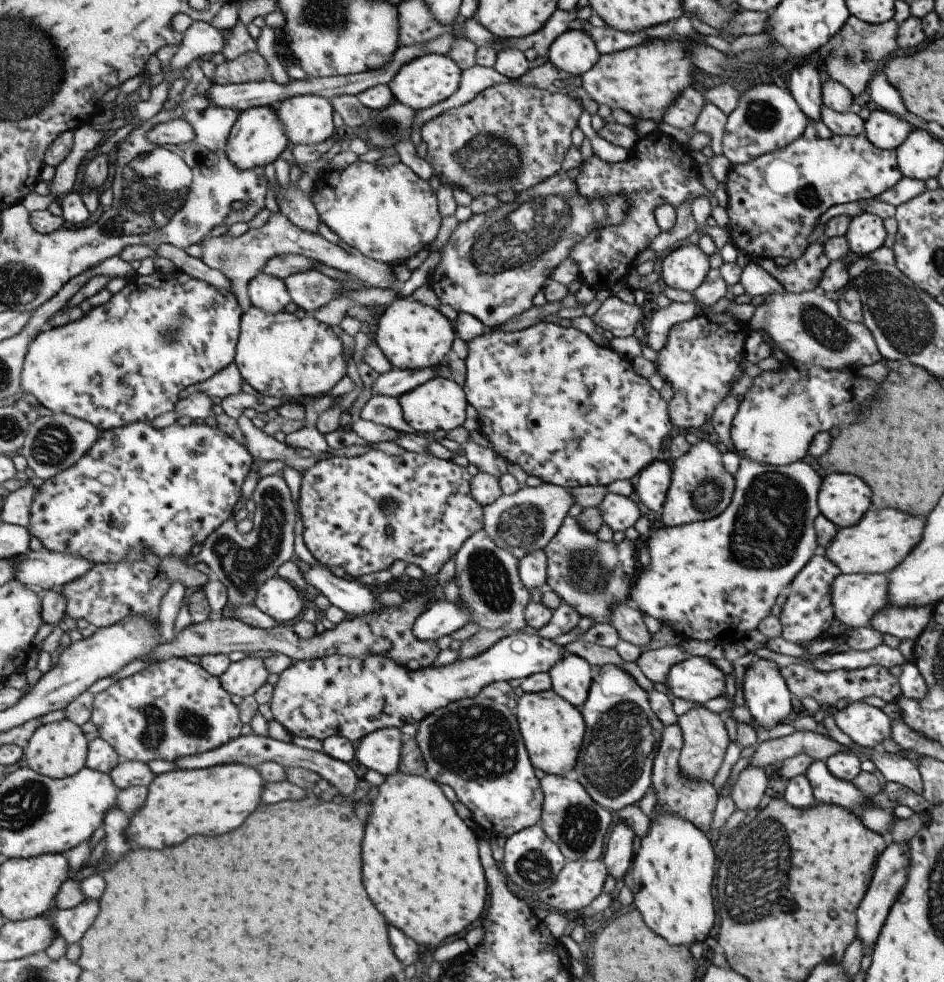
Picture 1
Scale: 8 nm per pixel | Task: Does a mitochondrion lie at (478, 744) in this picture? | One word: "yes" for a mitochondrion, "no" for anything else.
yes

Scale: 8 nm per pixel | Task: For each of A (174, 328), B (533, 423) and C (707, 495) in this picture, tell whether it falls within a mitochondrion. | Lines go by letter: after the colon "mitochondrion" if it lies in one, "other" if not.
A: mitochondrion
B: other
C: mitochondrion

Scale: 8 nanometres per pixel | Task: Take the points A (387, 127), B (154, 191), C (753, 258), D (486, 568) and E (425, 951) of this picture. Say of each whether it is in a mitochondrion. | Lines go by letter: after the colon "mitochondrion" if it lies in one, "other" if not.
A: mitochondrion
B: mitochondrion
C: other
D: mitochondrion
E: other

